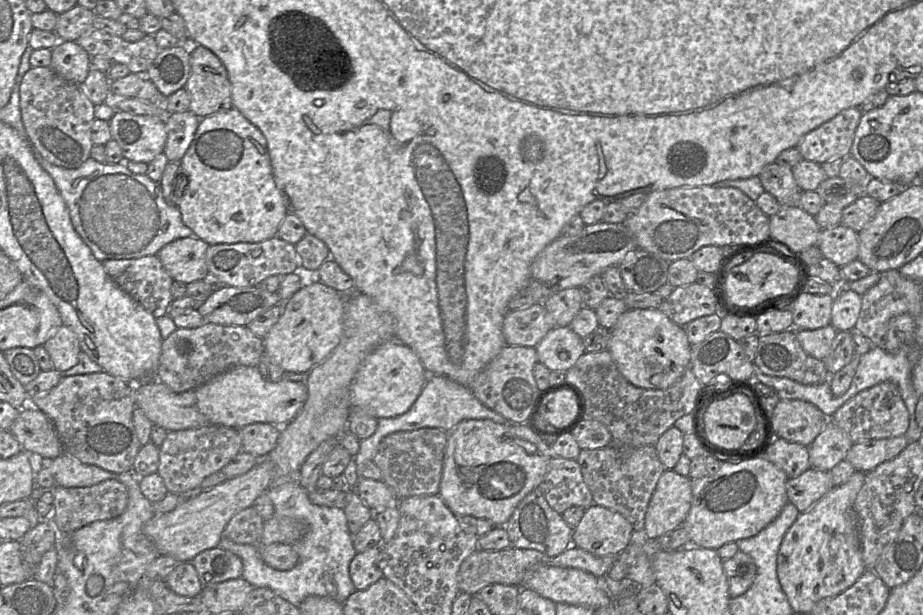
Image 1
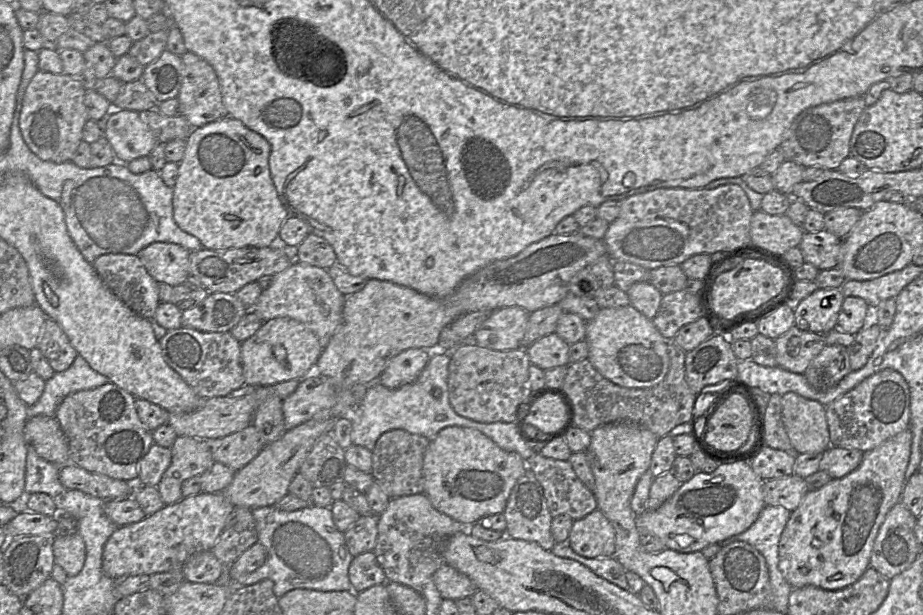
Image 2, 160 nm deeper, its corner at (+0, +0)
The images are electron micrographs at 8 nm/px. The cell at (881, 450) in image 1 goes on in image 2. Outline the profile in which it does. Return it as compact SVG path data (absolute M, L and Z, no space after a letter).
M830 446L823 452L819 470L828 473L832 479L842 478L854 471L861 463L864 452Z

